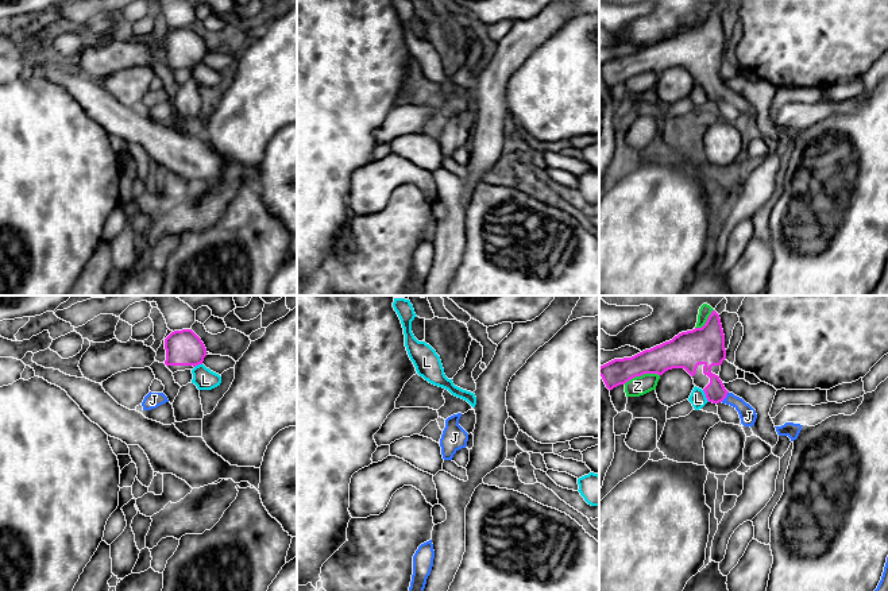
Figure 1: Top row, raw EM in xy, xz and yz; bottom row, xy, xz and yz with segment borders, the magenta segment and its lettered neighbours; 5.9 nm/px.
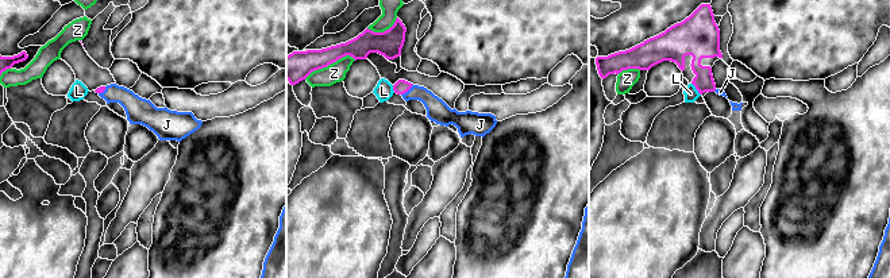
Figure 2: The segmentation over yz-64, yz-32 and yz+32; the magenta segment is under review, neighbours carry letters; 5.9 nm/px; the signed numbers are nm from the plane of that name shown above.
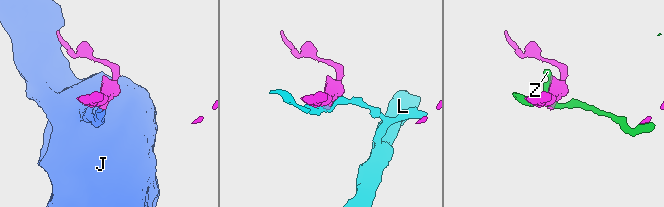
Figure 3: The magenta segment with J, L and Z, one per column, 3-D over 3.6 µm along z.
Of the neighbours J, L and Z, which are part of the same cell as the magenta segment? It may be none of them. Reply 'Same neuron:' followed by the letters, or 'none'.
Same neuron: J

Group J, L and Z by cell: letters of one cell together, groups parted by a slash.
J / L / Z

